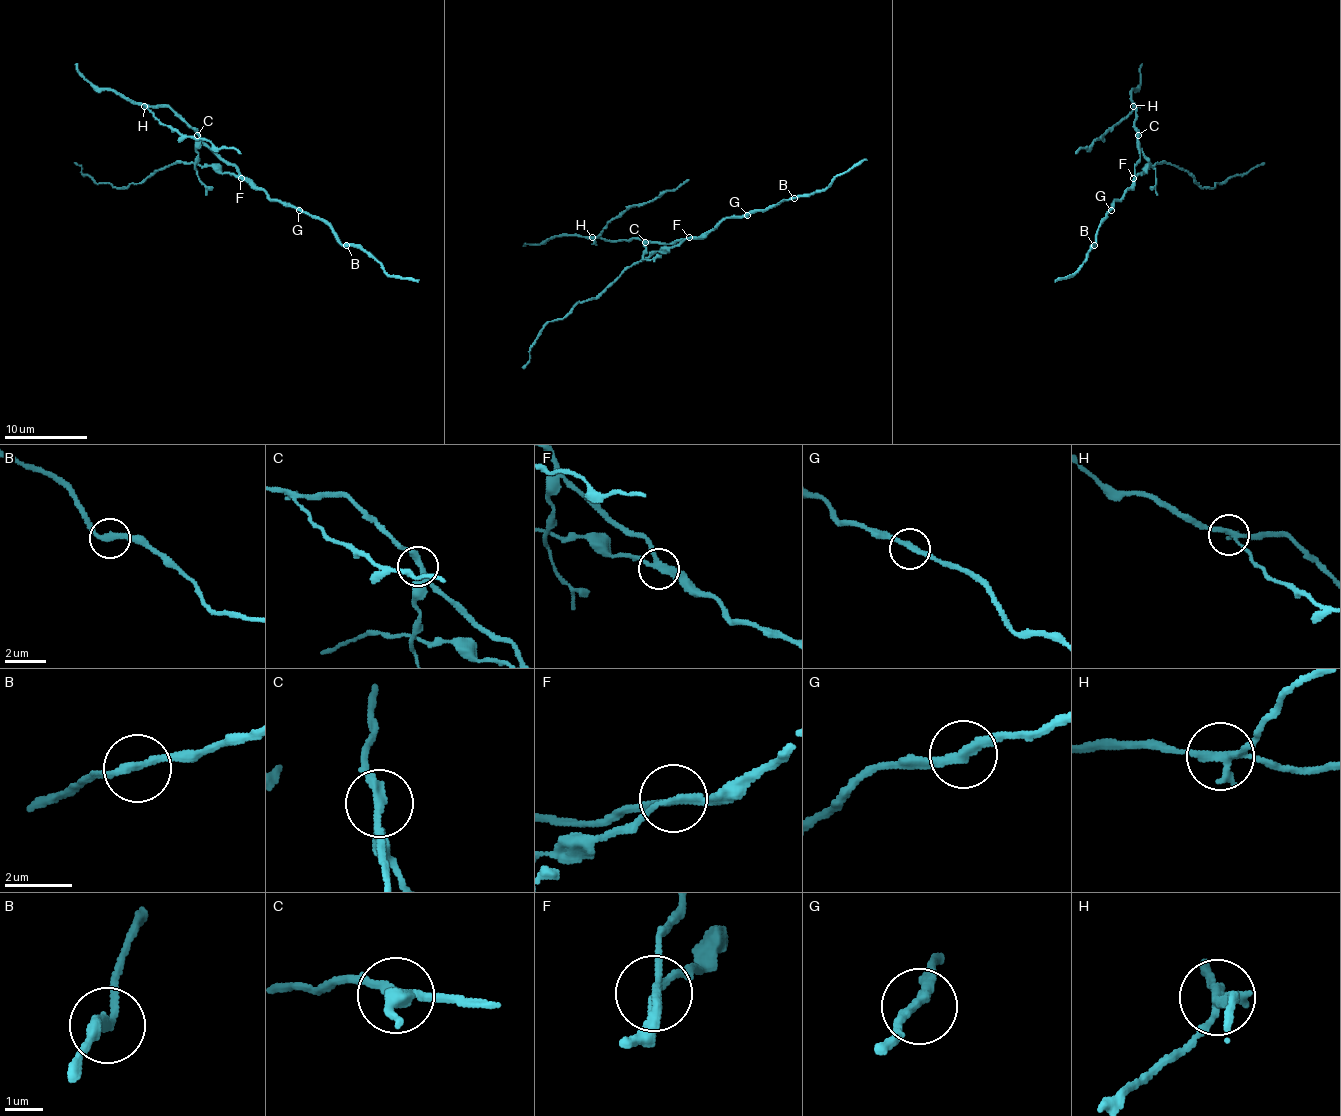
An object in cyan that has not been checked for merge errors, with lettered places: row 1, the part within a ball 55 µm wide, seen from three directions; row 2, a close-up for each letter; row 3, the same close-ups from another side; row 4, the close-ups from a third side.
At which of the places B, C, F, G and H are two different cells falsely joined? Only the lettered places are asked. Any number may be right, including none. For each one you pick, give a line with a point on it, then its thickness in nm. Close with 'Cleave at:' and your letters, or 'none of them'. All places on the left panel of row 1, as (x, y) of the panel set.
C: place (197, 135); calibre 240 nm
F: place (241, 178); calibre 200 nm
H: place (144, 106); calibre 220 nm
Cleave at: C, F, H

